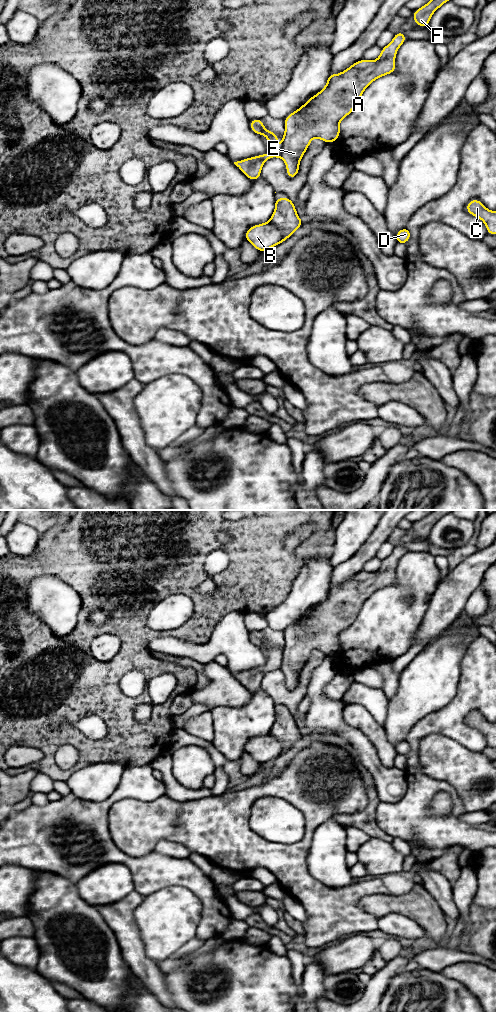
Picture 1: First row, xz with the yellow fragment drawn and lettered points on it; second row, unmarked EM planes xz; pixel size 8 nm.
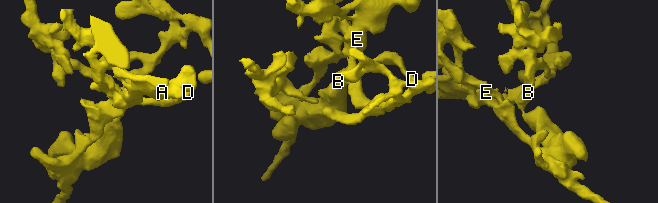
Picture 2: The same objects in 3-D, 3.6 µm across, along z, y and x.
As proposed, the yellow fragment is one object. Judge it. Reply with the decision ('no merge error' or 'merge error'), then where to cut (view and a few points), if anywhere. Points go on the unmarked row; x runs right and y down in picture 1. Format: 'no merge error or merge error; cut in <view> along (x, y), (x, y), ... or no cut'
merge error; cut in xz along (270, 731), (282, 745), (281, 754)

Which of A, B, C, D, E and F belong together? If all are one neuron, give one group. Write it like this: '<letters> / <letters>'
A C E F / B D

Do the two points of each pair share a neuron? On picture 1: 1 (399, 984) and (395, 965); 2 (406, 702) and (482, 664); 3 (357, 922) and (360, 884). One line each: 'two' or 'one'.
1: two
2: two
3: one

